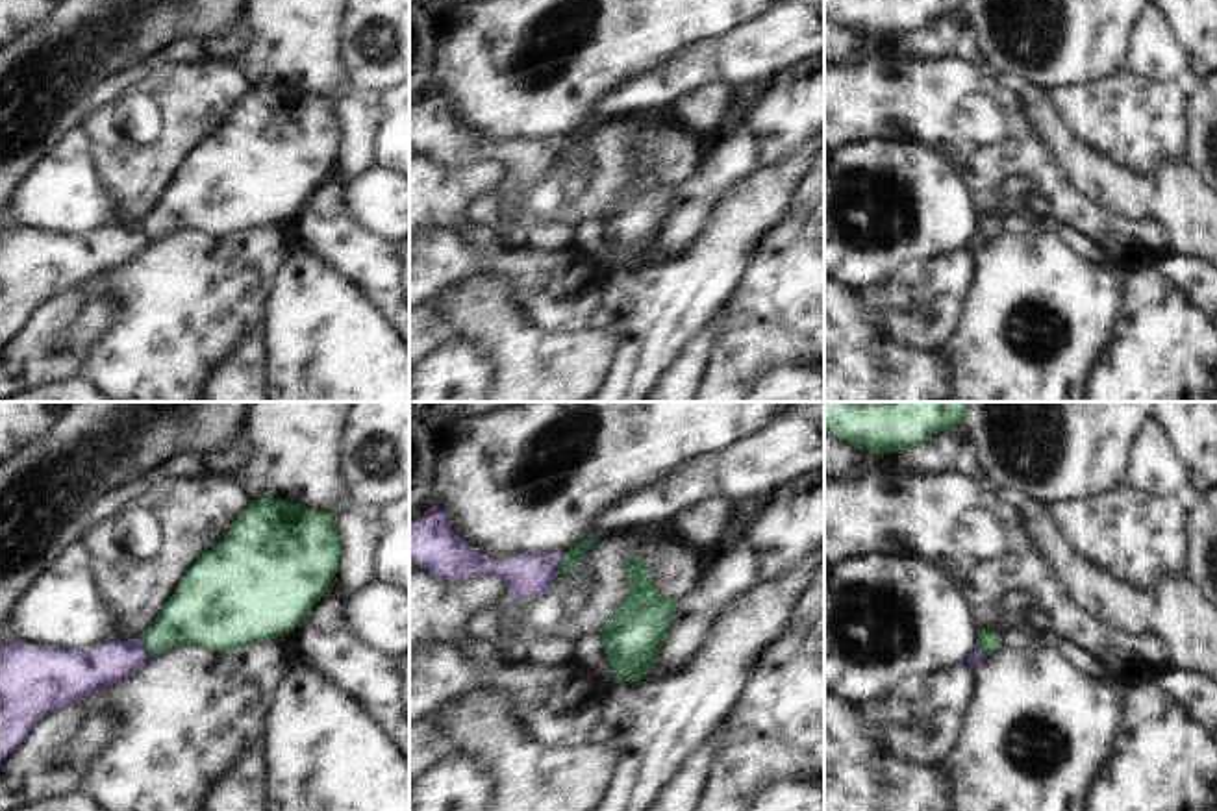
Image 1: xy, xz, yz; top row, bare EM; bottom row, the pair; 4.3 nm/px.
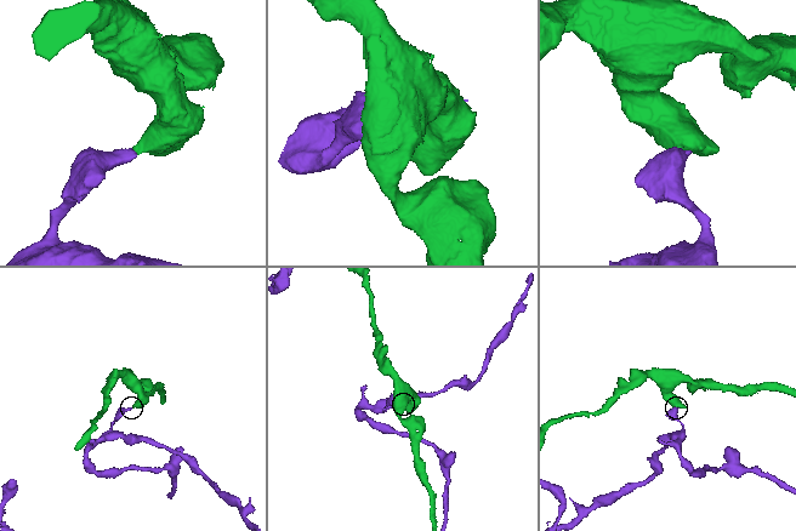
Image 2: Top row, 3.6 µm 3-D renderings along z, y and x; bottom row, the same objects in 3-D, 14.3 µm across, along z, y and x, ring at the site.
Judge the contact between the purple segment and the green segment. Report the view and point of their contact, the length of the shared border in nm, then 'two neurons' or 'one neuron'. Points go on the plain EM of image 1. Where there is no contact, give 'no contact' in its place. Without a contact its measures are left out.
xz (560, 147) | 100 nm | two neurons

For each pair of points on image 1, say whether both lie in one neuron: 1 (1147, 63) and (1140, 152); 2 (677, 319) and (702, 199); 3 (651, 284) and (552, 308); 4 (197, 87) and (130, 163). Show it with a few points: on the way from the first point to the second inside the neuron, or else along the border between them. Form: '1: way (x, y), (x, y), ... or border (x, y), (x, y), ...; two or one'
1: border (1127, 69), (1141, 76), (1173, 82); two
2: border (717, 204), (688, 247), (654, 262); two
3: border (604, 274), (604, 302), (588, 324); two
4: way (191, 110), (184, 124), (152, 156); one

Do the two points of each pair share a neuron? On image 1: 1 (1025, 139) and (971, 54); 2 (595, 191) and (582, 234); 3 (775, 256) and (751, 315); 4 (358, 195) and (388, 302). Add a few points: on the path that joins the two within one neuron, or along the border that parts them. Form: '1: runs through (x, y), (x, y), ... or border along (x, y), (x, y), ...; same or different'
1: border along (934, 58), (960, 56), (977, 63); different
2: border along (599, 217), (588, 217), (573, 226); different
3: runs through (775, 271), (775, 291), (765, 300); same
4: border along (343, 193), (351, 217), (389, 241); different

